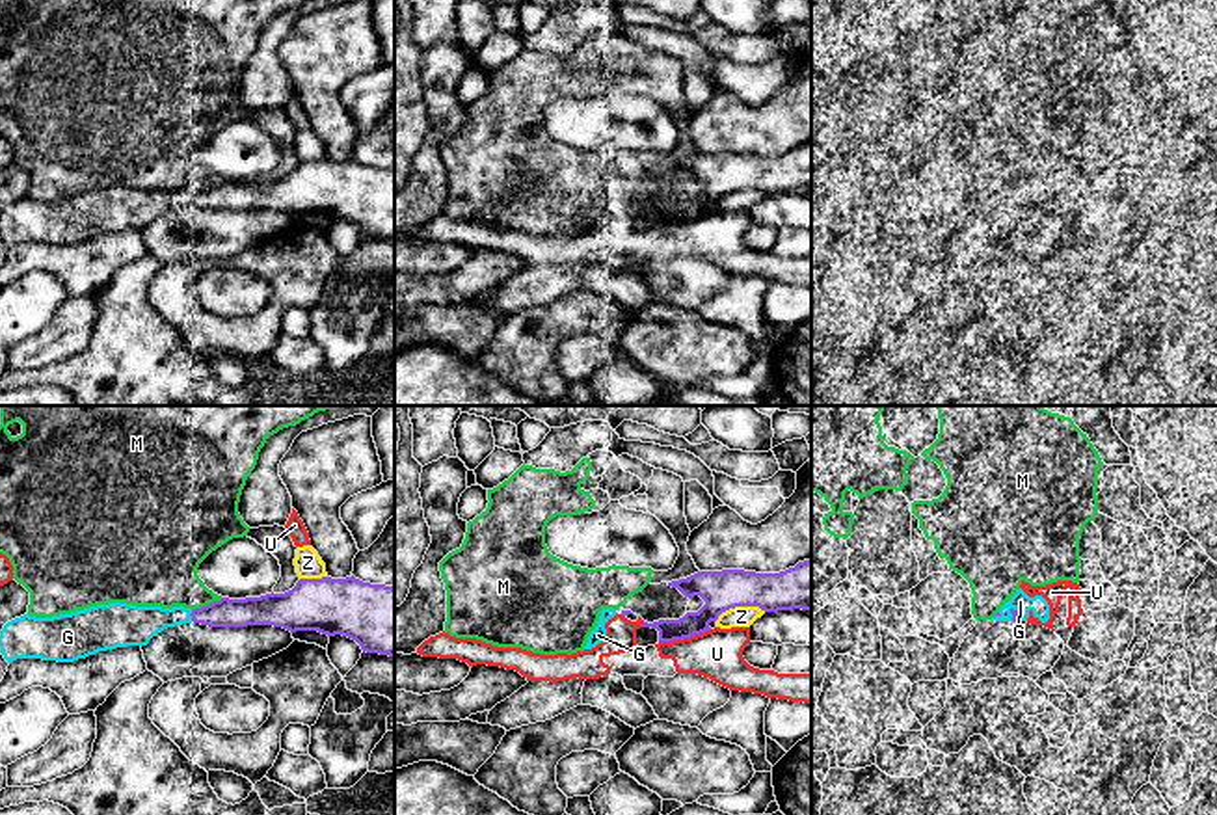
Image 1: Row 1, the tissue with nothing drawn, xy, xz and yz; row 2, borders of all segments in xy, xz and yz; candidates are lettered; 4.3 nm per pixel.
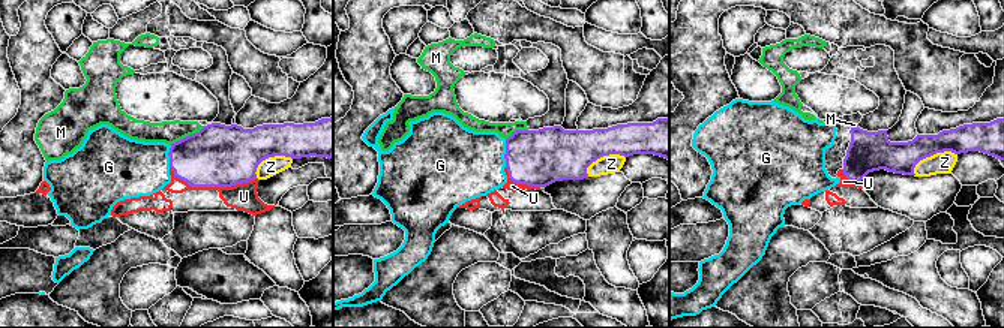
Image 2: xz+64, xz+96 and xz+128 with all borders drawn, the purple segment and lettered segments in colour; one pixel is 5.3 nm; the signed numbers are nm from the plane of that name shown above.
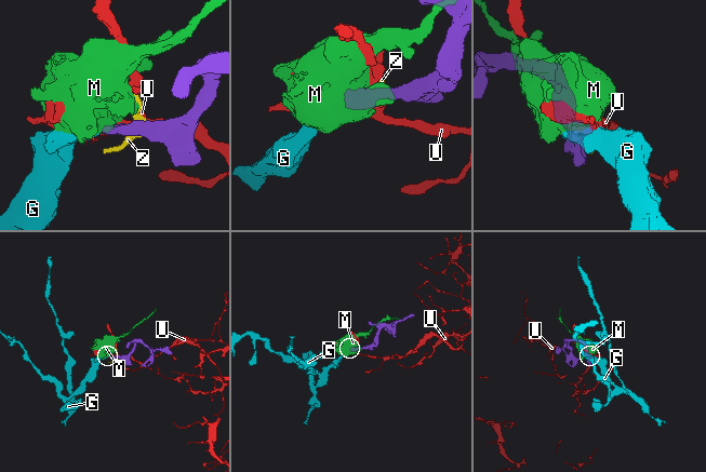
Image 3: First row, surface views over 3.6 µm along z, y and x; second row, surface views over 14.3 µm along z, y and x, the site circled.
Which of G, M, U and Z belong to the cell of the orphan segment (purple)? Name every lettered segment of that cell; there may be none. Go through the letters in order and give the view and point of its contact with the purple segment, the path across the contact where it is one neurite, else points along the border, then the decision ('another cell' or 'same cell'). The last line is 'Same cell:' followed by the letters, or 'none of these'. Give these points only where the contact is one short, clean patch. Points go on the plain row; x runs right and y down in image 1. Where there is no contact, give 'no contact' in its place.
G: meets purple in xy at (190, 198); same cell
M: meets purple in xy at (207, 188); another cell
U: meets purple in xz at (685, 220); another cell
Z: meets purple in xz at (739, 188); border along xz (765, 194), (758, 190), (730, 190), (715, 203); another cell
Same cell: G

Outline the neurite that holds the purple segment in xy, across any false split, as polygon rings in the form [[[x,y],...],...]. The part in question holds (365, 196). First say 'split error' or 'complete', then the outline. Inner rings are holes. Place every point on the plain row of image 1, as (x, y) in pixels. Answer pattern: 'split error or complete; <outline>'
split error; [[[354,158],[300,162],[285,177],[221,180],[194,194],[108,186],[52,201],[24,197],[0,214],[0,236],[7,246],[74,246],[106,233],[147,229],[164,212],[190,205],[208,210],[274,208],[290,216],[342,218],[367,236],[395,240],[395,171],[363,166]]]

